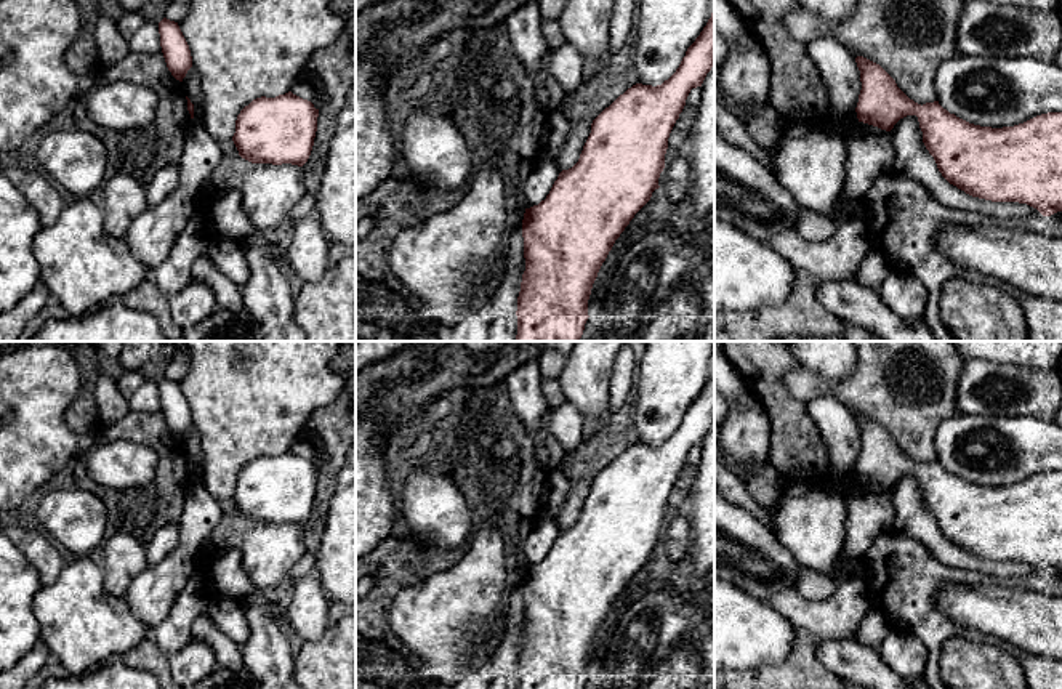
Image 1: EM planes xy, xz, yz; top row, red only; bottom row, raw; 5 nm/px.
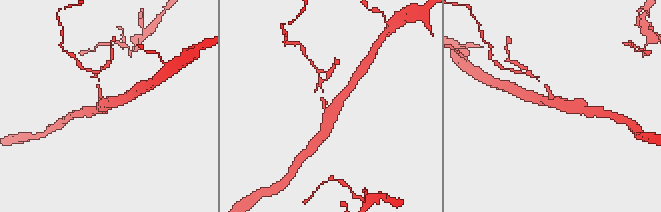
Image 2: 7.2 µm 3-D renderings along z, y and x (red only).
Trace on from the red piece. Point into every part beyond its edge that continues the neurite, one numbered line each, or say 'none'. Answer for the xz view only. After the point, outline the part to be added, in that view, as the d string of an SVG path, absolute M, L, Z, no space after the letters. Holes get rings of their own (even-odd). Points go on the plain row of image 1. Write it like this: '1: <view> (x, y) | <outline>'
none

